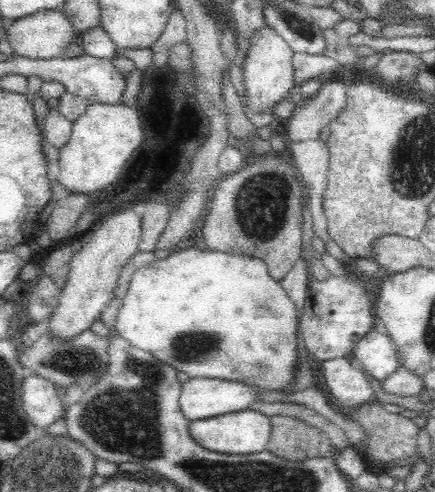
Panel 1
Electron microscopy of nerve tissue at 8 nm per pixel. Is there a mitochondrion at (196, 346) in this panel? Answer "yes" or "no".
yes

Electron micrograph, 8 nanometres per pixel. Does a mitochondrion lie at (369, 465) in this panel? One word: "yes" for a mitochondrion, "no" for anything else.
no

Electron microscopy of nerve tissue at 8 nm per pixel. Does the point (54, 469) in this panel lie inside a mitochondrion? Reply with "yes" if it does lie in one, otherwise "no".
yes

